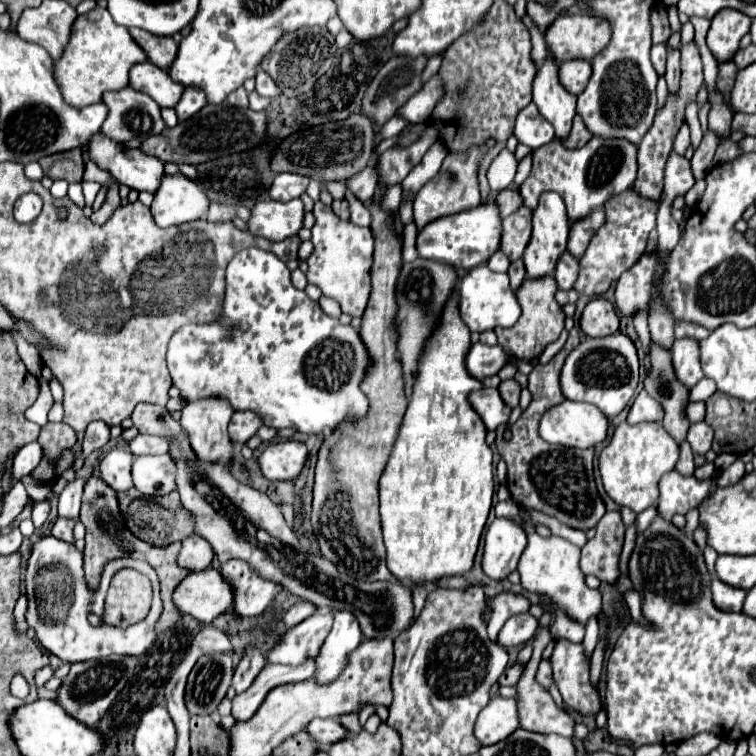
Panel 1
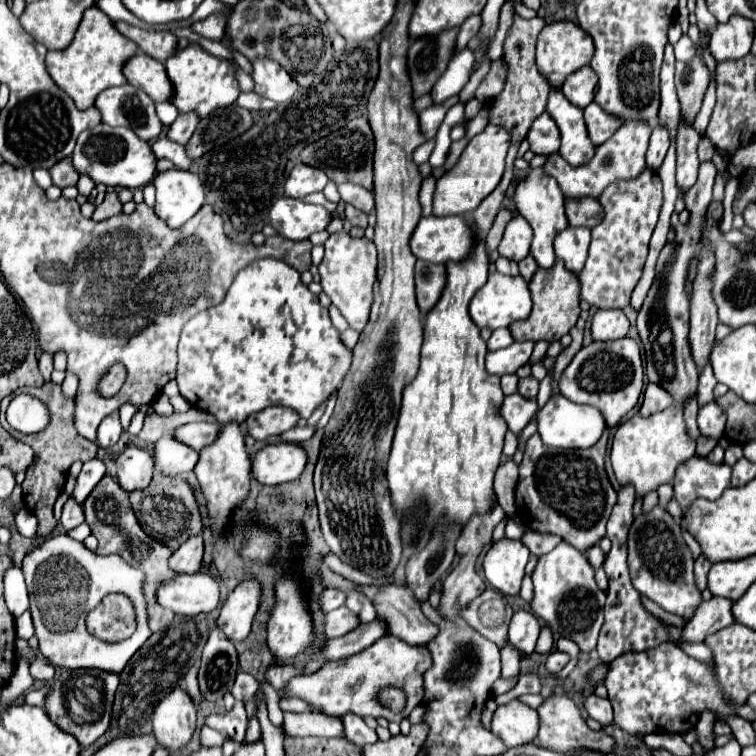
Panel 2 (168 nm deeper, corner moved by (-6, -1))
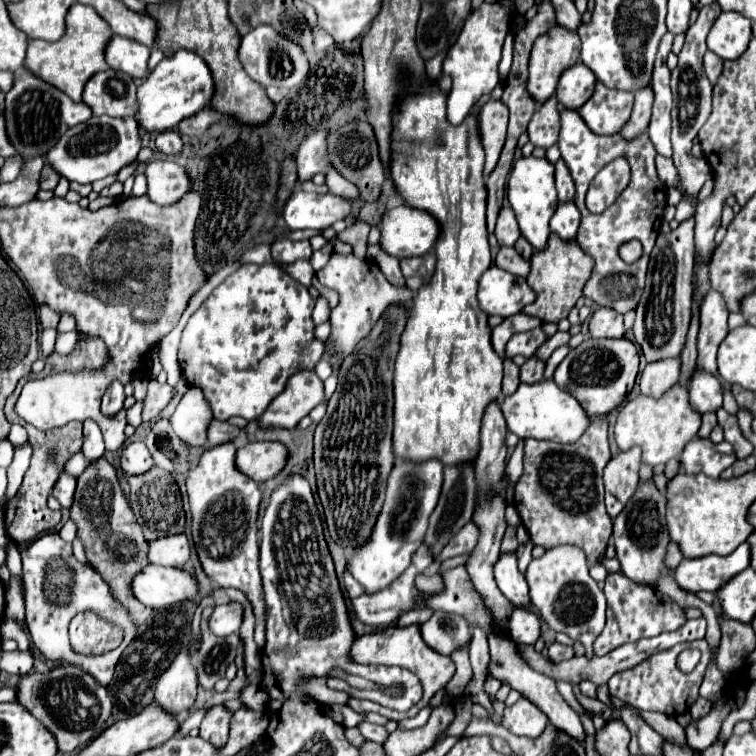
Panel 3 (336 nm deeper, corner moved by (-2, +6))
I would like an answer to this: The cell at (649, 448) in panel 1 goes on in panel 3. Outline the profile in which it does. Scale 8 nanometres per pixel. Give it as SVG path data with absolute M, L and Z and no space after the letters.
M674 386L662 398L648 398L640 394L634 400L628 400L618 412L614 438L620 452L630 450L632 446L640 446L642 464L658 466L666 464L672 458L678 458L684 446L698 434L698 428L700 428L700 414L690 408L688 390L684 390L682 386Z

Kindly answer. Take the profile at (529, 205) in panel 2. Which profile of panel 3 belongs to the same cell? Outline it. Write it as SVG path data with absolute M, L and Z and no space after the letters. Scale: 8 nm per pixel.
M530 156L530 158L516 160L516 164L510 172L510 178L508 178L506 196L508 196L508 202L510 202L516 218L518 218L522 236L532 244L532 248L536 252L544 250L548 236L550 236L548 222L554 216L556 206L558 206L556 188L554 188L554 166L546 158L532 158Z

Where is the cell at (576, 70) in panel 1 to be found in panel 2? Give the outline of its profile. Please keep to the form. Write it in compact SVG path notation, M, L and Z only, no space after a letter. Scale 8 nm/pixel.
M582 67L580 71L568 75L568 79L564 81L562 85L562 93L566 95L566 99L584 109L588 103L594 101L594 95L596 95L596 85L598 85L598 79L596 79L596 73L592 71L592 67Z

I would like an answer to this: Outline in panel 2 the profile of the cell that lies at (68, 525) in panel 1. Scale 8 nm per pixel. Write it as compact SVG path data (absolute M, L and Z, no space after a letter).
M70 497L66 503L64 503L64 509L62 509L62 525L66 531L78 527L80 523L84 523L84 511L82 511L82 505Z

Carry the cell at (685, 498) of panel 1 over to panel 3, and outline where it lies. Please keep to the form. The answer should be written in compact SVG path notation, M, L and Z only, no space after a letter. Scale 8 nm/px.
M696 438L686 444L684 452L680 454L680 466L686 474L704 474L708 478L720 478L720 474L732 466L734 460L734 449L725 440L714 445L710 440Z

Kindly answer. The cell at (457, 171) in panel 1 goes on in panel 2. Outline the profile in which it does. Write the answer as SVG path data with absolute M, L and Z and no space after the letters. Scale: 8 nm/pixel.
M488 125L482 133L472 137L466 149L462 151L458 163L436 183L434 215L470 215L482 203L482 199L488 197L500 183L508 147L510 135L508 131L504 131L504 127L498 125Z

